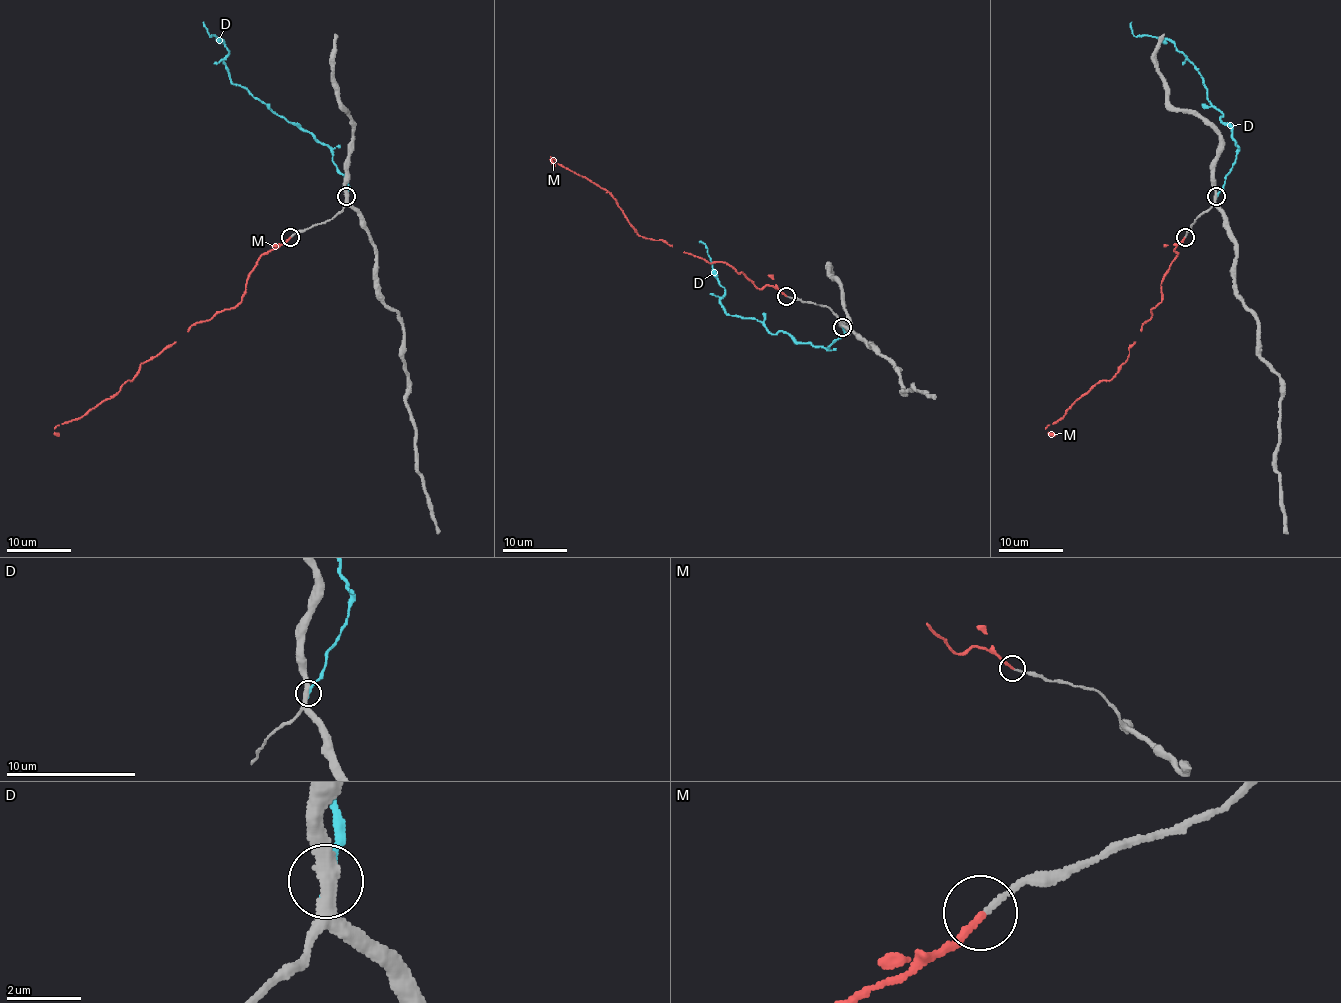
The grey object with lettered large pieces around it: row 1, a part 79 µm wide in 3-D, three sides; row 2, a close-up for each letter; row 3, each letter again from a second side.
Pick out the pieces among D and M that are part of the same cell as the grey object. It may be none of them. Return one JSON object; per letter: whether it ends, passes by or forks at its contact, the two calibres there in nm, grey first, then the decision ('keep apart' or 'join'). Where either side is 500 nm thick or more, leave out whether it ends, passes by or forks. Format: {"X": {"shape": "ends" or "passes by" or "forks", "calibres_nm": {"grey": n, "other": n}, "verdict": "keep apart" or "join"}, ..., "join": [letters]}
{"D": {"shape": "ends", "calibres_nm": {"grey": 380, "other": 200}, "verdict": "keep apart"}, "M": {"shape": "ends", "calibres_nm": {"grey": 130, "other": 190}, "verdict": "join"}, "join": ["M"]}

